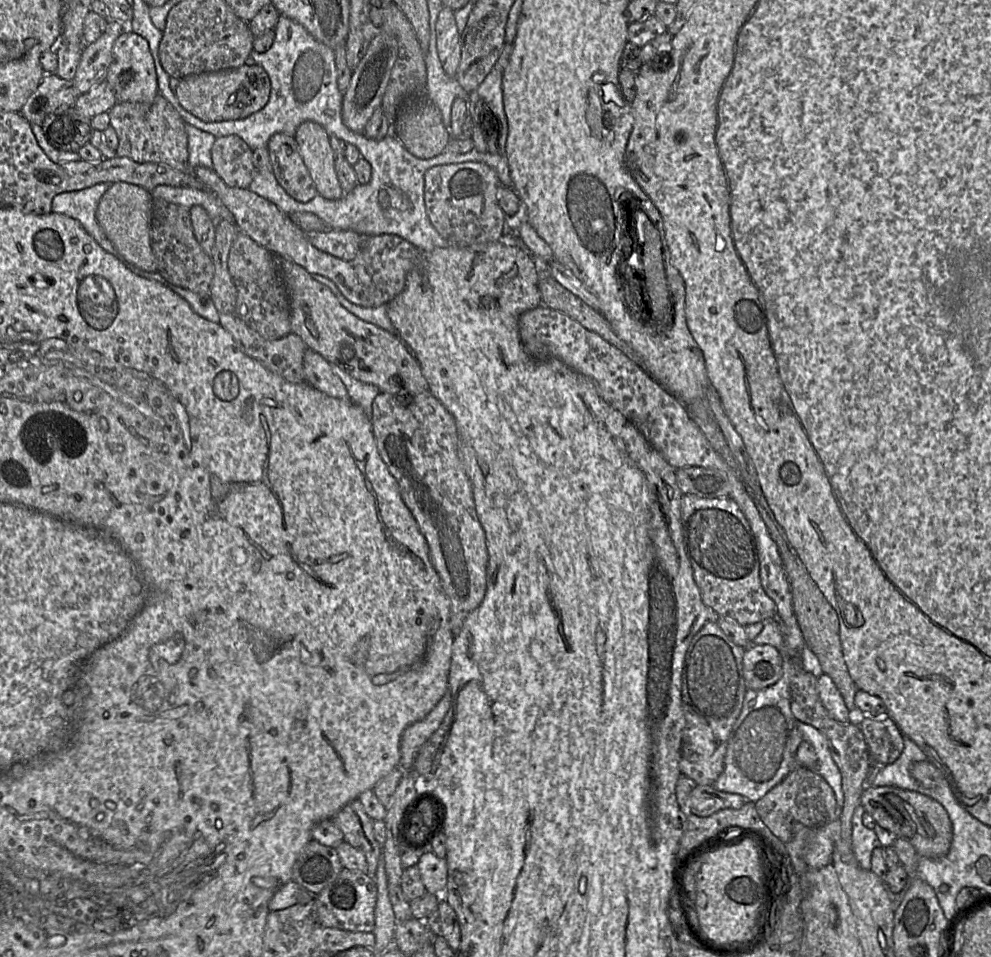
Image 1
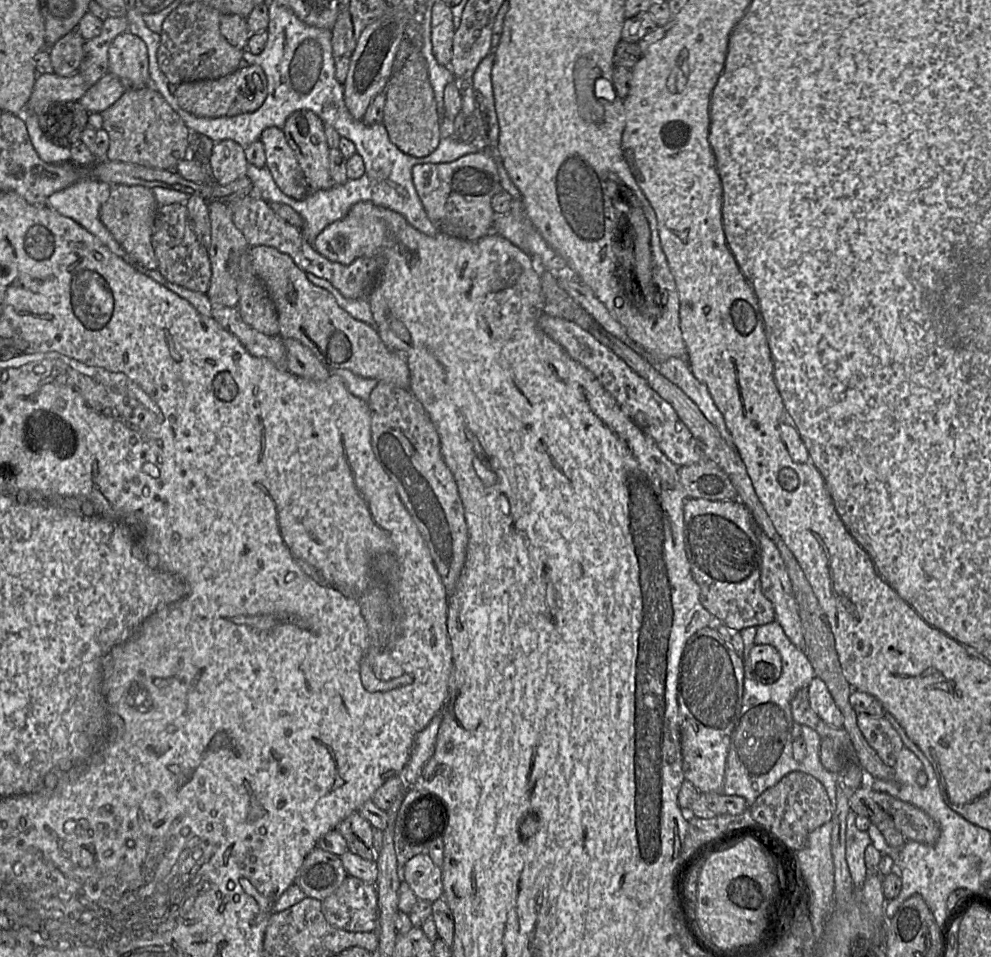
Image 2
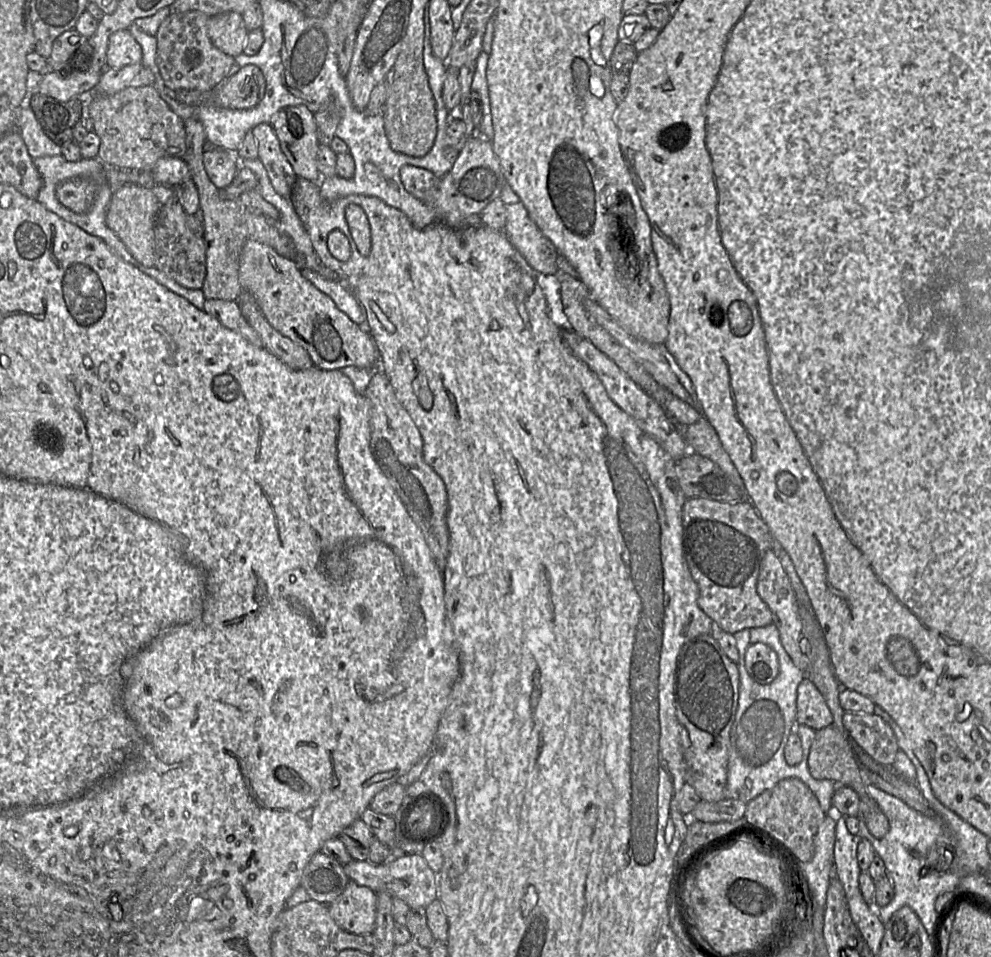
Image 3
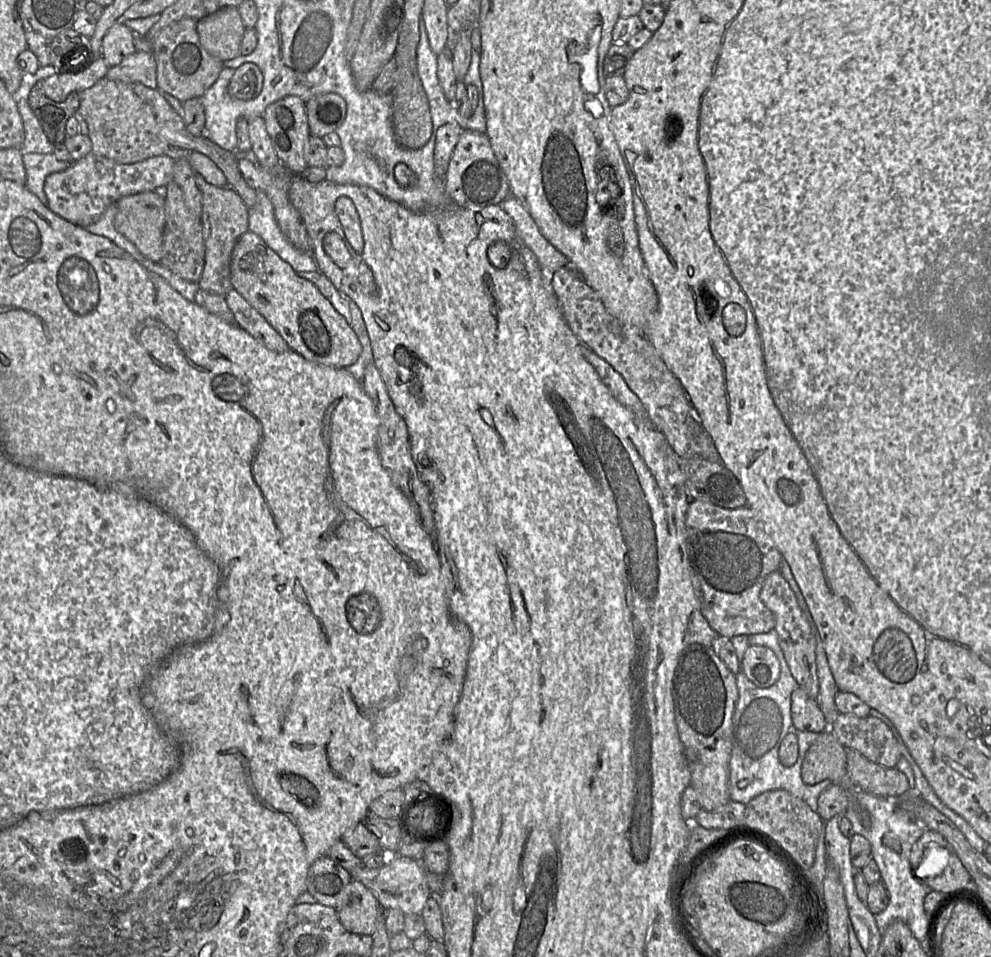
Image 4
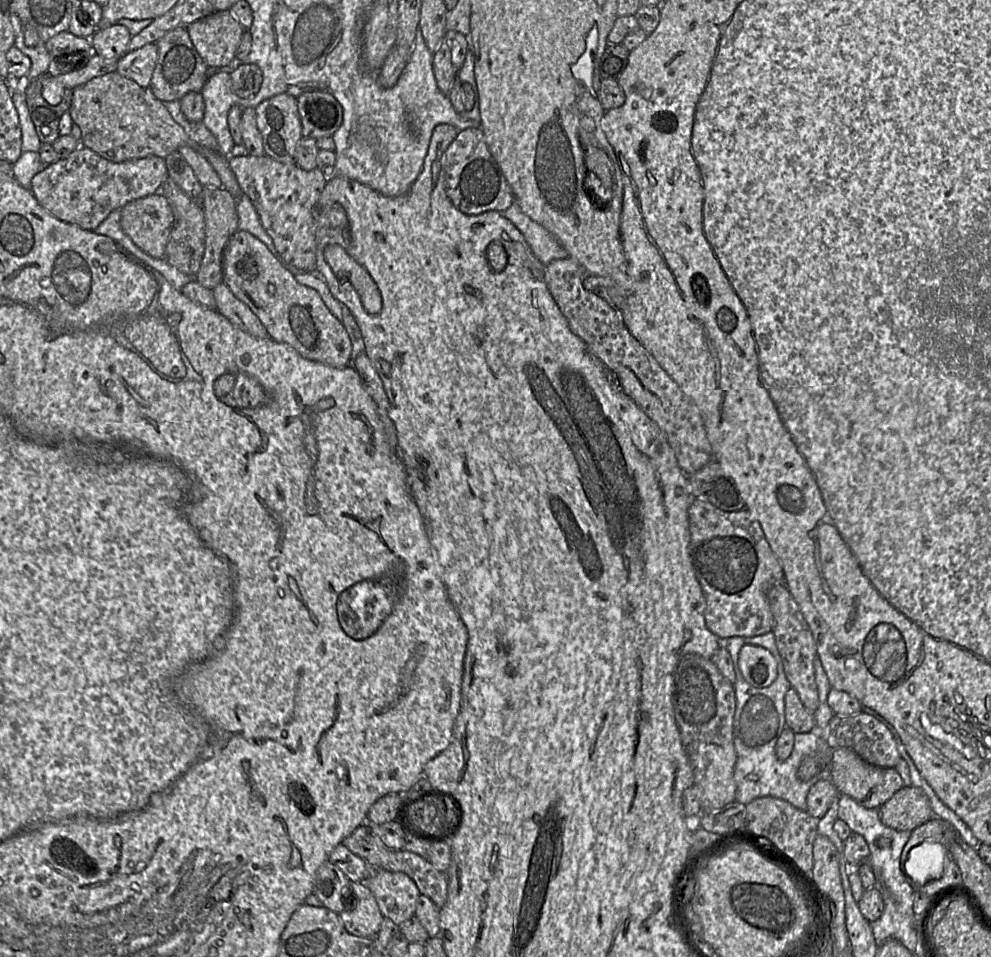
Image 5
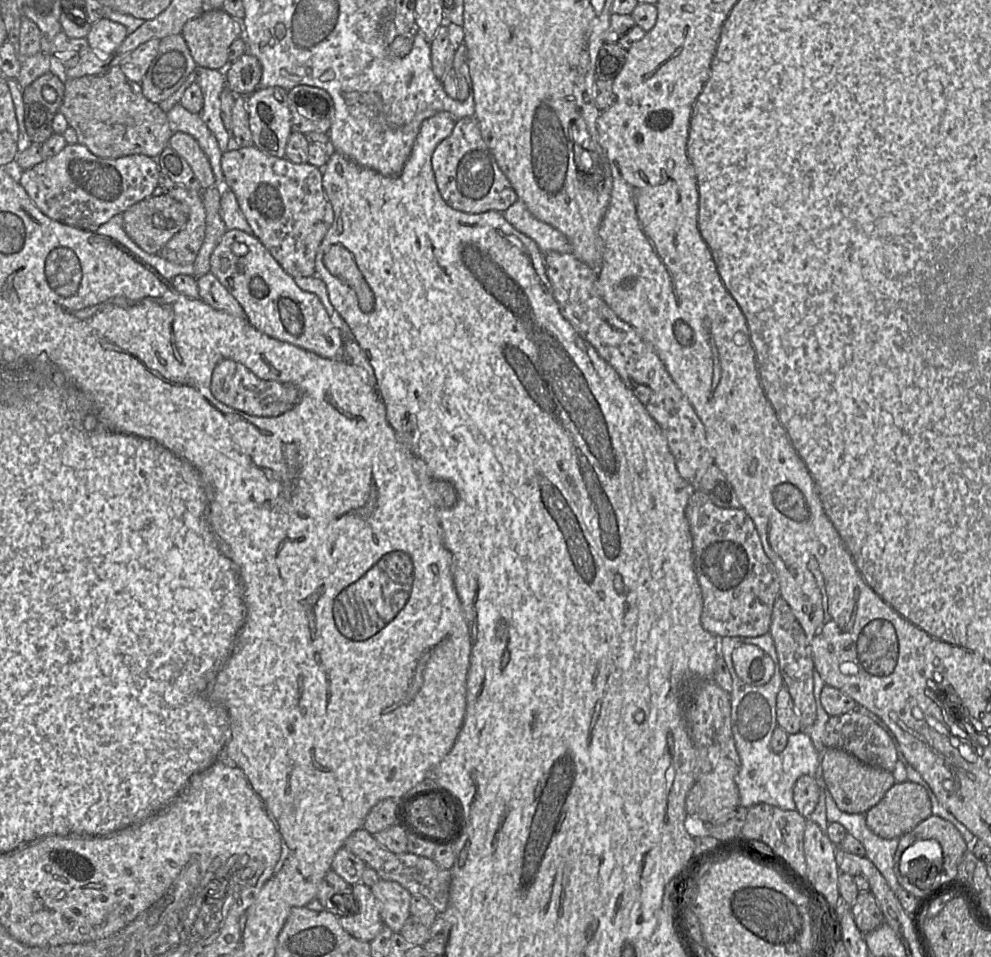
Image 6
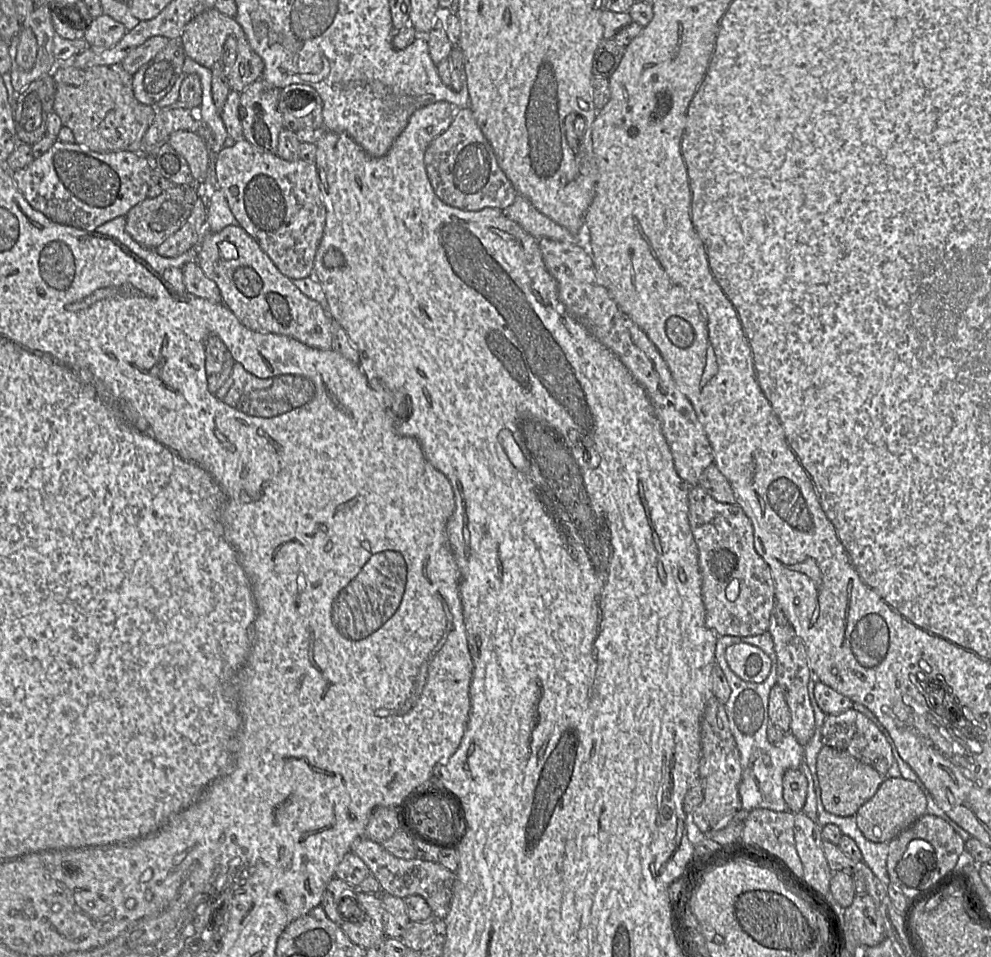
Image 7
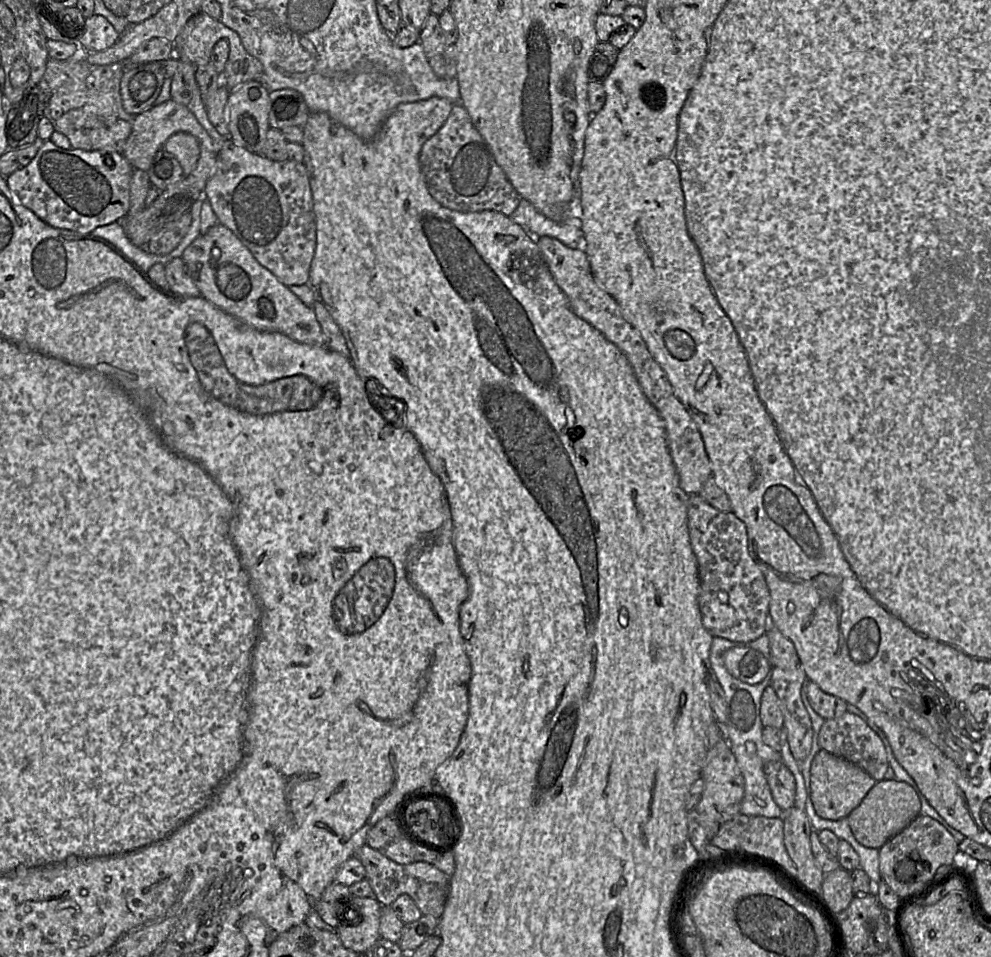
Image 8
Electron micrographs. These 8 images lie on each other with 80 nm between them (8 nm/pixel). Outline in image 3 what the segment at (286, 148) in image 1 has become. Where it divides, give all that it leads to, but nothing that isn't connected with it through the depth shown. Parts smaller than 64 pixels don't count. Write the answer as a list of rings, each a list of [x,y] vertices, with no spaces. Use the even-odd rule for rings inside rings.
[[[260,123],[250,132],[258,145],[258,159],[262,162],[274,190],[289,198],[297,179],[291,164],[281,150],[278,137],[269,123]]]

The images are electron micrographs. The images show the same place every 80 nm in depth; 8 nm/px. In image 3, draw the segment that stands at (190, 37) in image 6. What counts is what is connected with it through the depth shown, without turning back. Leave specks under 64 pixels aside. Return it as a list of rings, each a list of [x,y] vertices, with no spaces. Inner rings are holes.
[[[223,12],[208,20],[208,36],[213,45],[233,57],[243,53],[248,32],[238,12]]]

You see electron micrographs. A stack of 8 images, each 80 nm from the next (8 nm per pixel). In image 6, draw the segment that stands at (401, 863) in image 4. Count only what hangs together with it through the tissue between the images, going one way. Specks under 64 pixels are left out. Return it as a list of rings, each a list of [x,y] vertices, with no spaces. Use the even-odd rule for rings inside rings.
[[[383,879],[370,888],[379,904],[383,923],[394,933],[399,933],[406,920],[411,917],[411,893],[399,883]]]

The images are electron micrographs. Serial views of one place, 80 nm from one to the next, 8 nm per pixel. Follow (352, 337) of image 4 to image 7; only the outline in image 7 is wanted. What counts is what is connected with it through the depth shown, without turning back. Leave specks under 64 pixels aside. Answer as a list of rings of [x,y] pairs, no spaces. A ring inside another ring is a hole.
[[[238,225],[206,233],[197,248],[196,263],[218,286],[222,303],[248,329],[285,335],[309,347],[333,349],[331,317],[315,300],[304,295],[274,265],[258,243]]]

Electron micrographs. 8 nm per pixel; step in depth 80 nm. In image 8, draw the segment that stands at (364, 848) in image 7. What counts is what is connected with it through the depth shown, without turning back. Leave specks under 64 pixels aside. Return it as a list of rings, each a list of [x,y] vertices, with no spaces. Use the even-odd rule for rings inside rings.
[[[364,844],[356,852],[365,868],[365,879],[370,883],[373,896],[382,906],[390,906],[398,896],[408,895],[423,915],[439,919],[444,911],[449,892],[449,879],[445,873],[427,862],[414,861],[410,864],[398,864],[387,858],[380,850]]]

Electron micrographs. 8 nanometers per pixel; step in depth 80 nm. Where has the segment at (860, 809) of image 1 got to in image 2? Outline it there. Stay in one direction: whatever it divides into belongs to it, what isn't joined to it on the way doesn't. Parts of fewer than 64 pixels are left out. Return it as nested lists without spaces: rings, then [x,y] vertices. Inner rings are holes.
[[[850,810],[847,816],[847,825],[846,825],[846,861],[848,869],[852,878],[854,888],[860,890],[867,876],[867,869],[865,866],[864,854],[865,849],[872,844],[871,838],[867,831],[860,831],[855,825],[855,819],[857,814]]]

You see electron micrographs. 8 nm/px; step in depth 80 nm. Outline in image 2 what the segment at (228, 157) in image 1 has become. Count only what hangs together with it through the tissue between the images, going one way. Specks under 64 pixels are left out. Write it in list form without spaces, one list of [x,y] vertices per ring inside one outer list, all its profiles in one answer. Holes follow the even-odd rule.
[[[226,139],[213,145],[209,156],[210,174],[219,185],[228,185],[247,174],[248,161],[242,146]]]

